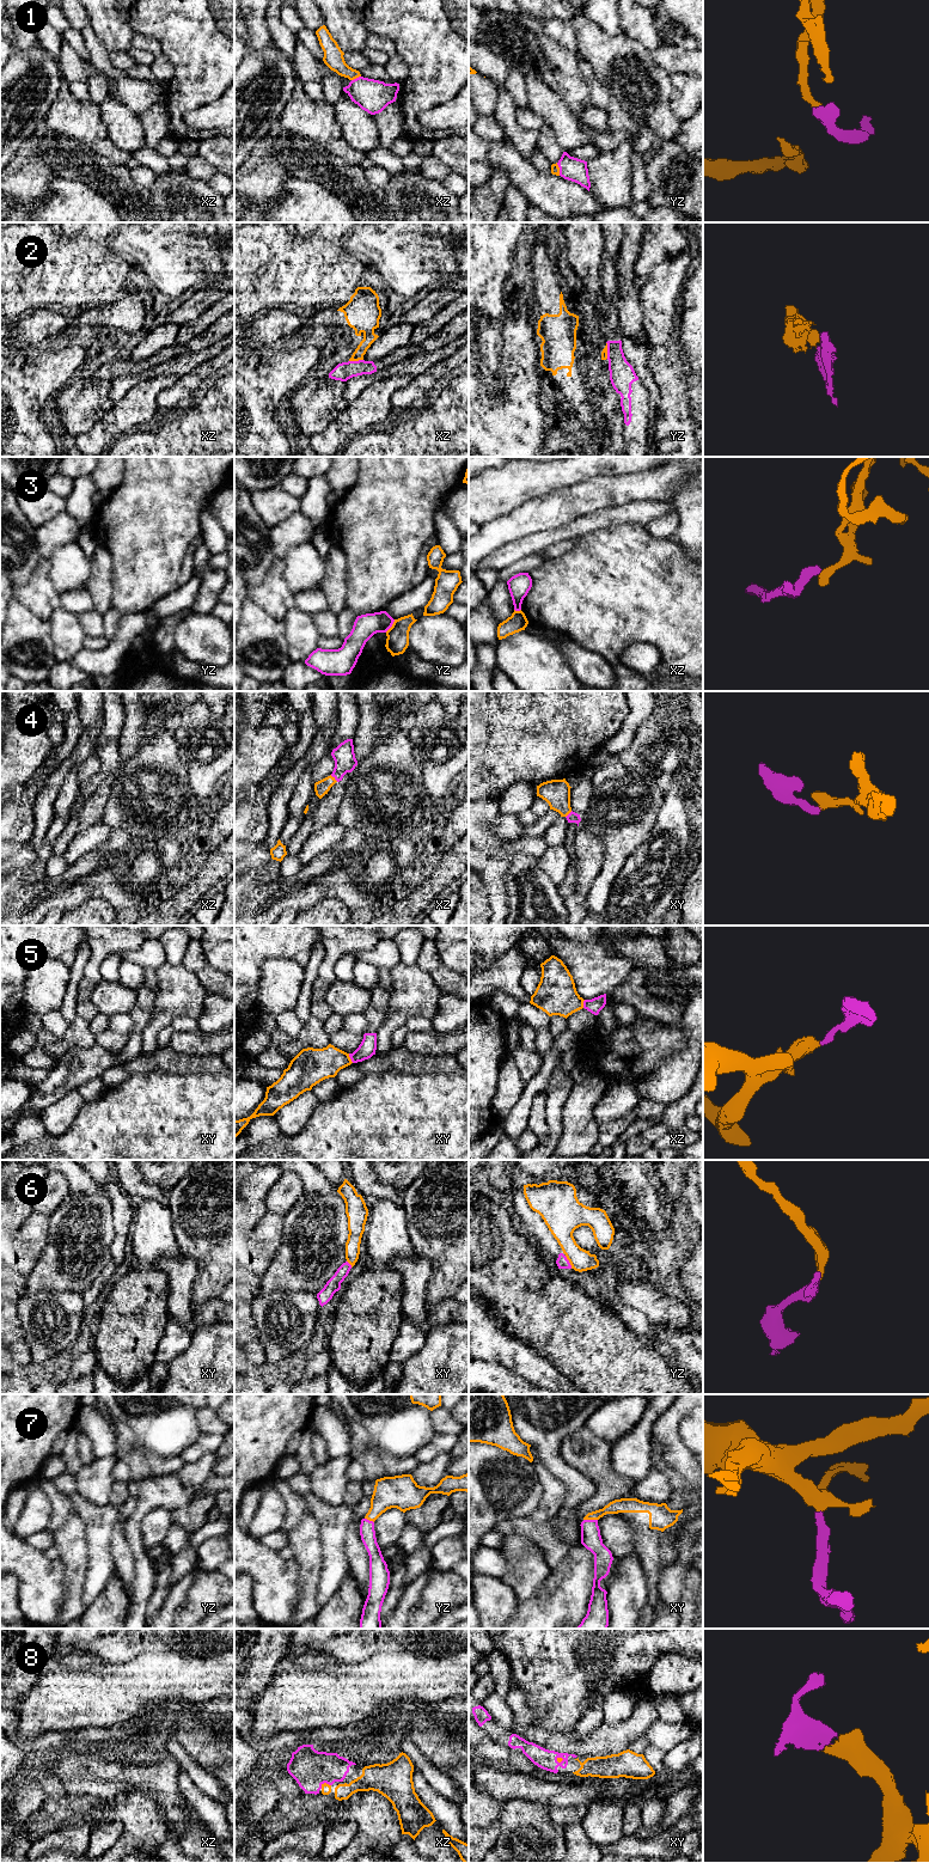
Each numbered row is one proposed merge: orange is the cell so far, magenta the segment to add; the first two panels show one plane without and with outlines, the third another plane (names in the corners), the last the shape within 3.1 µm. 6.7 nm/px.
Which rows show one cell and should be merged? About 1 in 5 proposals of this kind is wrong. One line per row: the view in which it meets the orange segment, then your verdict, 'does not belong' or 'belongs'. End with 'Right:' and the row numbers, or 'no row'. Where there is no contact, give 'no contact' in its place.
1: contact in yz; belongs
2: contact in xz; does not belong
3: contact in yz; belongs
4: contact in xz; belongs
5: contact in xy; belongs
6: contact in yz; does not belong
7: contact in xy; belongs
8: contact in xz; belongs
Right: 1, 3, 4, 5, 7, 8

